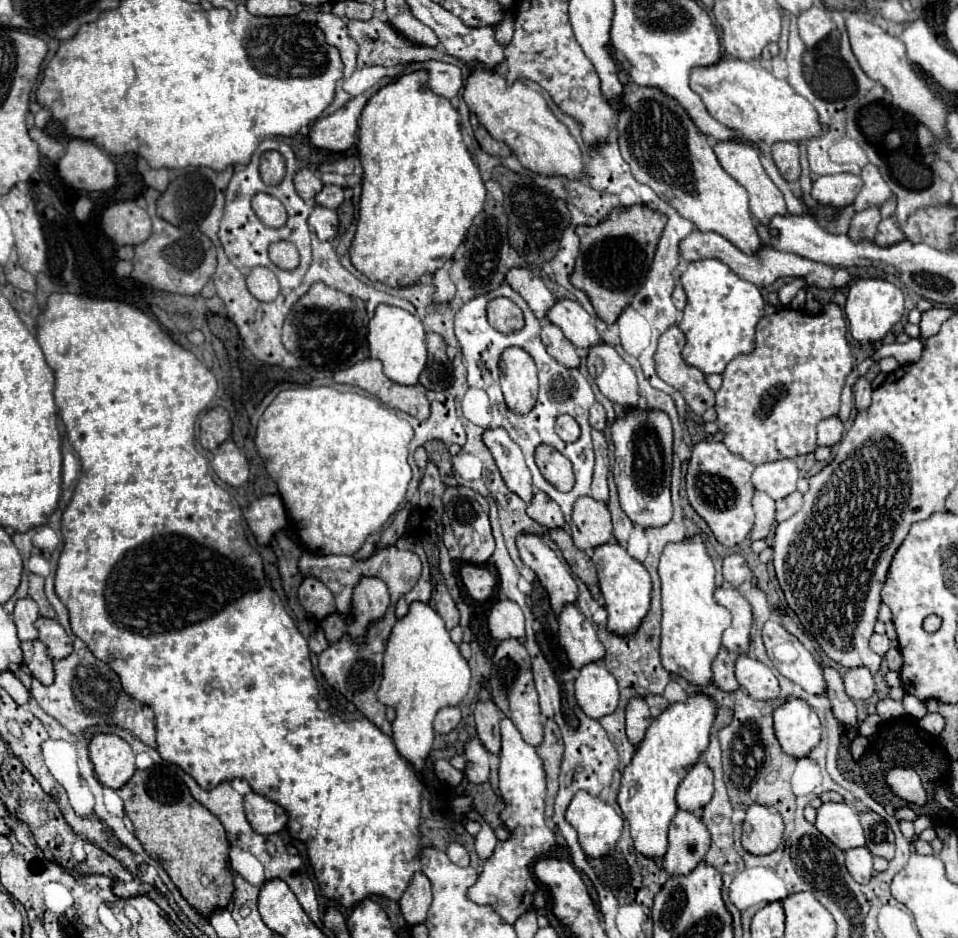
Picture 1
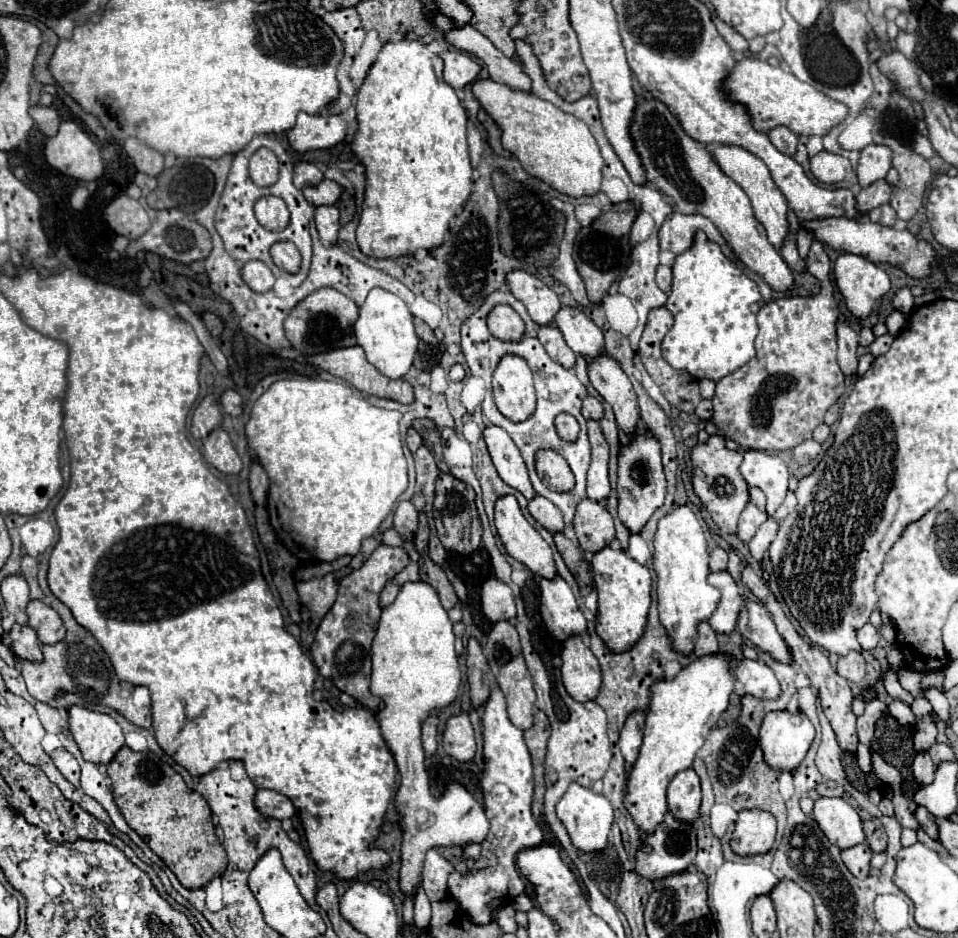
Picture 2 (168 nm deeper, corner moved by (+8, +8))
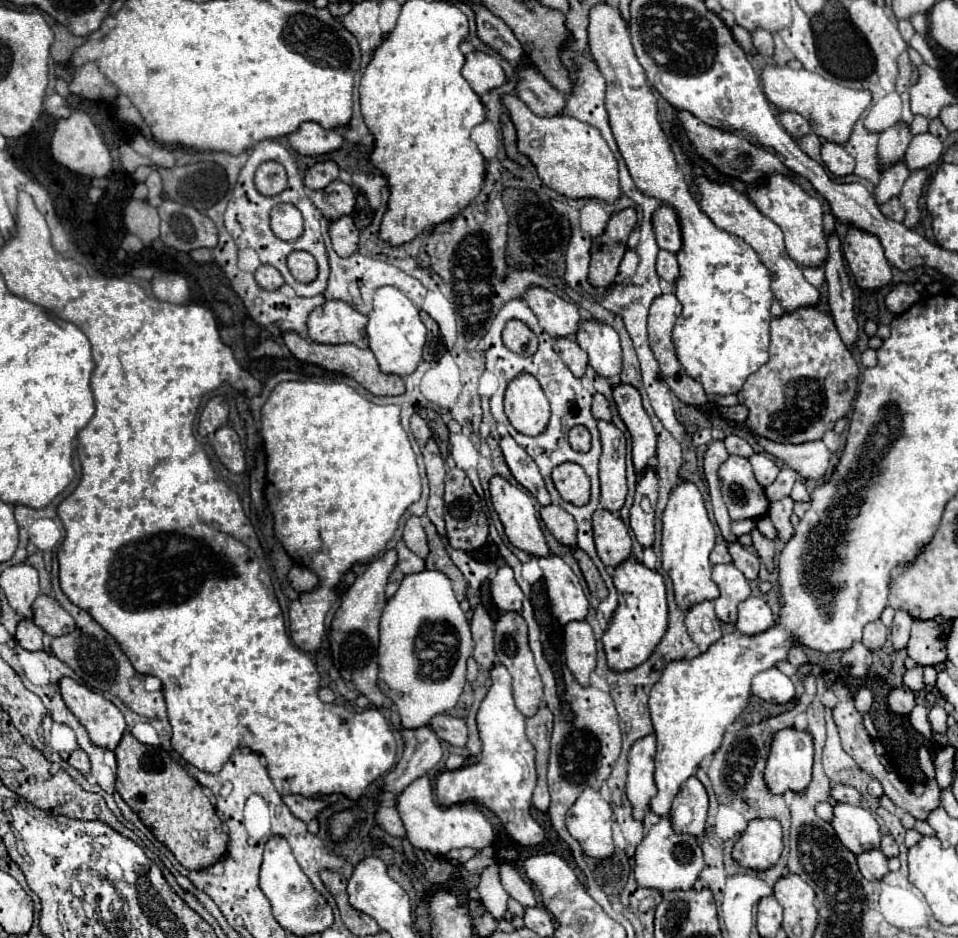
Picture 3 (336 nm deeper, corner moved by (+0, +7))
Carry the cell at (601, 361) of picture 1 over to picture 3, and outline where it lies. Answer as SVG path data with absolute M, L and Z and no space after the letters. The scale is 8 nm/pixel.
M616 385L614 401L618 405L618 413L626 423L632 435L632 461L636 473L644 473L650 465L650 459L656 457L656 433L652 429L650 417L642 407L642 399L638 389L632 385Z

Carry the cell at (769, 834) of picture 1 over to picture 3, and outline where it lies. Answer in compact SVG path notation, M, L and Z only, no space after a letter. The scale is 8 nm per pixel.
M754 819L736 841L732 859L754 871L766 871L780 859L782 853L782 827L776 819Z

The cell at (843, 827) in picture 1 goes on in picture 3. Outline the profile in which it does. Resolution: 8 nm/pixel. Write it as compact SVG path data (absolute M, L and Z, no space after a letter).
M838 803L834 807L832 827L834 827L838 839L854 855L880 847L880 837L882 837L880 827L878 827L874 815L864 807Z

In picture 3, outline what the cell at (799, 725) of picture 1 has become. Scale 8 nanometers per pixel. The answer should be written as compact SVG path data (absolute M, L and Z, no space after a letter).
M782 729L778 735L774 735L770 757L768 757L766 771L764 771L764 781L768 785L768 791L772 795L782 795L786 791L804 793L812 777L812 755L814 755L812 737L806 731Z

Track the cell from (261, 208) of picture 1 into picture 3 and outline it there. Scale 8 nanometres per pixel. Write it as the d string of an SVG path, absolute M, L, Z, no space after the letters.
M290 203L276 205L272 209L272 231L282 241L296 241L304 231L302 213Z

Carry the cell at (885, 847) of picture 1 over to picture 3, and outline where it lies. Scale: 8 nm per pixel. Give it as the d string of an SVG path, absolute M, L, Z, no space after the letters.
M884 835L884 837L882 837L880 851L882 851L888 859L898 857L898 845L896 845L896 841L894 841L894 837L892 837L892 835Z

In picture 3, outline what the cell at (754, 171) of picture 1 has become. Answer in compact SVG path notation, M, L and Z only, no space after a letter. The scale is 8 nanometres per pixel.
M774 173L768 177L768 185L748 185L748 195L752 203L772 219L786 237L788 255L802 267L822 267L826 261L826 233L822 225L822 203L816 197L806 195L798 183L794 183L788 175Z

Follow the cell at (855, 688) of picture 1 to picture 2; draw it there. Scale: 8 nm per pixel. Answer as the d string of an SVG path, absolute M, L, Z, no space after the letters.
M848 652L836 664L836 672L844 676L848 682L860 682L864 678L864 670L866 670L866 662L860 652Z

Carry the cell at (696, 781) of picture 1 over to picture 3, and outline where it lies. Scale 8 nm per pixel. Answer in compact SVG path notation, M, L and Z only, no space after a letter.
M690 777L682 785L680 793L674 797L674 803L670 809L672 829L676 833L700 837L704 833L706 813L708 813L706 789L696 777Z

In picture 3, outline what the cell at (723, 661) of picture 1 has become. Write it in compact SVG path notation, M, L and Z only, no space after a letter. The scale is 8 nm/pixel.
M702 601L692 605L686 611L684 623L688 627L688 635L700 647L700 651L706 651L712 643L716 643L722 637L720 619L714 613L712 601Z

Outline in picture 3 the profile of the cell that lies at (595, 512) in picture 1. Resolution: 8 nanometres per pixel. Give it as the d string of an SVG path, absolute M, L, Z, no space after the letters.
M598 509L592 519L598 557L604 565L618 567L632 555L632 539L620 517L606 509Z

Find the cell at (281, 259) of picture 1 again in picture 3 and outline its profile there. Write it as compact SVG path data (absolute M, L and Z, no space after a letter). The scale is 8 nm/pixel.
M294 251L294 253L290 253L290 257L288 257L288 269L294 275L294 279L298 279L300 283L310 283L318 275L316 259L310 253L306 253L306 251Z

